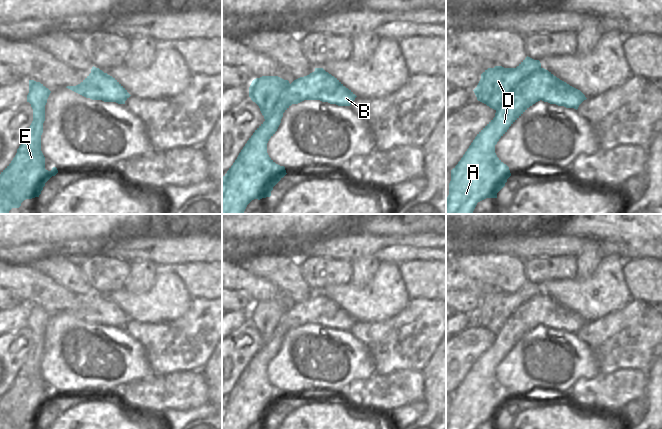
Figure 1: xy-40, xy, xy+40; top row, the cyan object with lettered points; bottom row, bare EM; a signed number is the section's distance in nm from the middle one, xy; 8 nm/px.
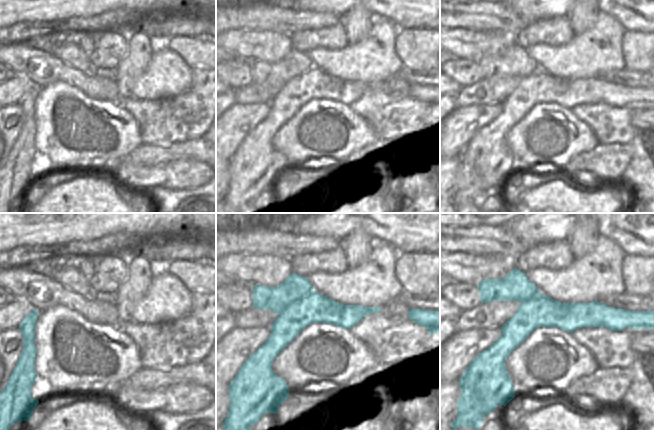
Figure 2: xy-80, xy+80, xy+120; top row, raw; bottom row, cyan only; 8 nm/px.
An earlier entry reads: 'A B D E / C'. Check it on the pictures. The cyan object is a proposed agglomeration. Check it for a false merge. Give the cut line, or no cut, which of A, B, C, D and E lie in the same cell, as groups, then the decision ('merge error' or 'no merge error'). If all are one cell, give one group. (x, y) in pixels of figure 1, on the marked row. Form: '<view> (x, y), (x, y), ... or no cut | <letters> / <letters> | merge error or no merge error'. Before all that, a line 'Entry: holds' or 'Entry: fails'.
Entry: holds
xy+40 (541, 68), (524, 78), (507, 95), (496, 111) | A B D E / C | merge error

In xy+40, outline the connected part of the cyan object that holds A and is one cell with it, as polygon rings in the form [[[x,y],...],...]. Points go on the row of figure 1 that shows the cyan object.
[[[541,68],[538,72],[519,82],[507,95],[495,117],[477,134],[461,160],[451,170],[449,195],[446,198],[446,214],[473,214],[478,202],[486,198],[497,198],[497,193],[511,176],[509,167],[495,153],[495,145],[509,127],[533,104],[542,100],[550,104],[578,109],[586,100],[578,89]]]

